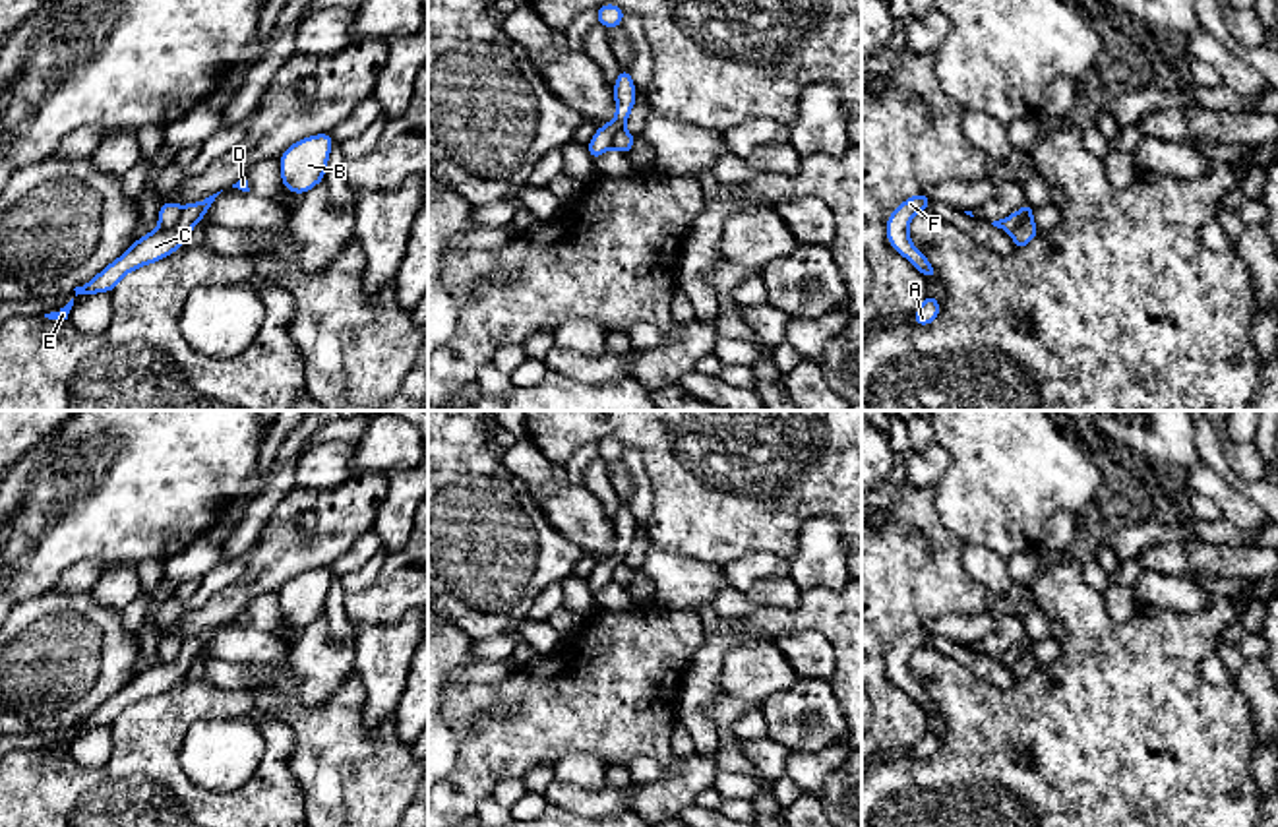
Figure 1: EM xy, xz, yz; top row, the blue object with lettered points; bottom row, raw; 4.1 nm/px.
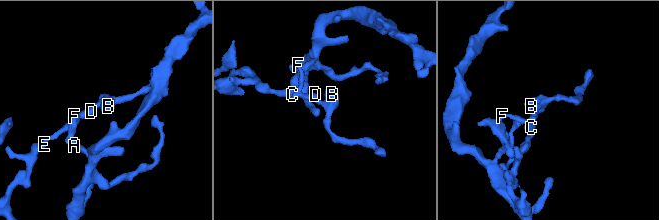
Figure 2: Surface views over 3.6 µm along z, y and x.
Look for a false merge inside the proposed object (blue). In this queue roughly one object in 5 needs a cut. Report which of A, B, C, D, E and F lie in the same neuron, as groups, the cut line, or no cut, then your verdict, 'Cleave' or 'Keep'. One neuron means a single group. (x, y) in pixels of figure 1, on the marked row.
Groups: A F / B C D E. Split along xy (182, 208), (175, 223), (159, 227). Cleave

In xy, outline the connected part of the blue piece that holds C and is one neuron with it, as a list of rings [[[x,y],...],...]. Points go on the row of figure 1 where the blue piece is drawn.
[[[221,192],[205,198],[203,201],[184,205],[176,225],[149,230],[143,238],[136,240],[118,260],[114,260],[99,275],[95,275],[89,283],[85,283],[83,287],[76,287],[76,296],[112,292],[112,289],[124,275],[147,263],[155,263],[163,258],[168,258],[174,250],[186,244],[192,229],[203,219],[203,215],[219,194]]]

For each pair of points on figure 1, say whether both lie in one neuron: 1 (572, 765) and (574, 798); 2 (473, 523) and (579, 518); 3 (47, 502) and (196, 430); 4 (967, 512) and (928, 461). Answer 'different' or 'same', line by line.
1: different
2: different
3: same
4: different

